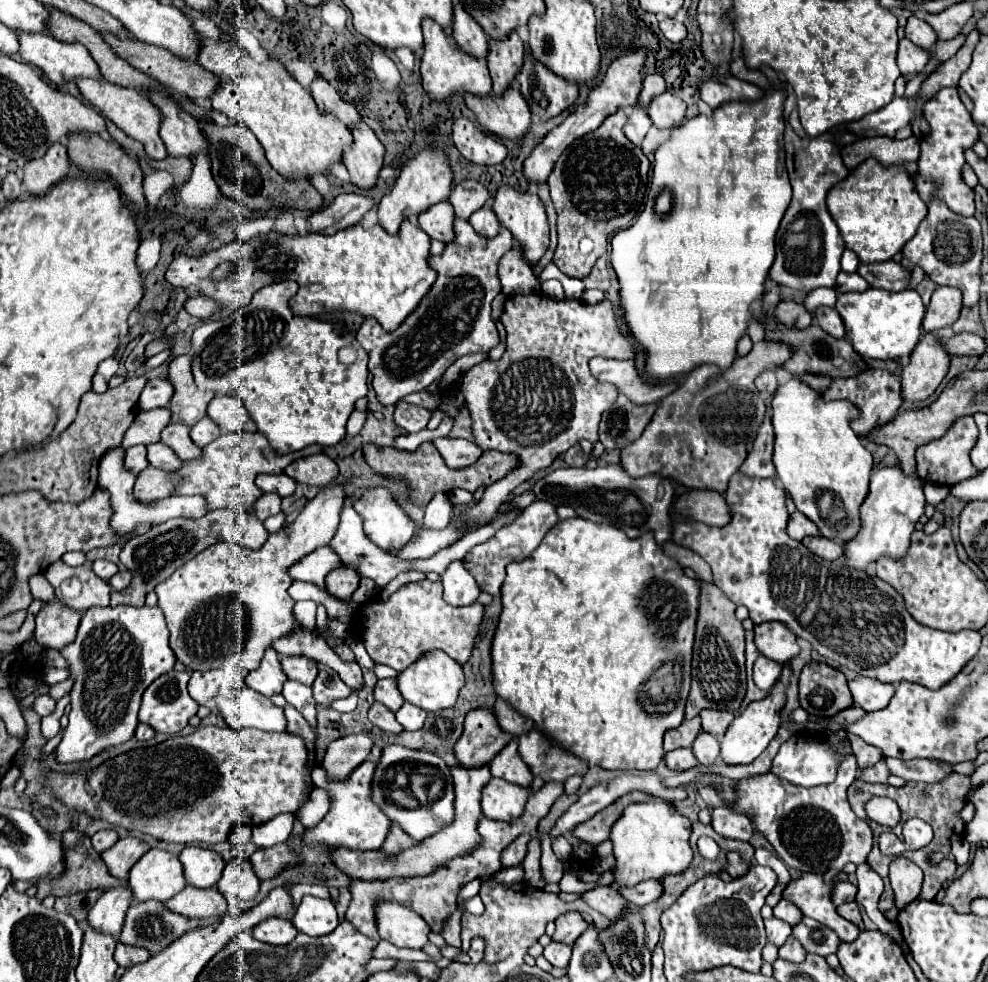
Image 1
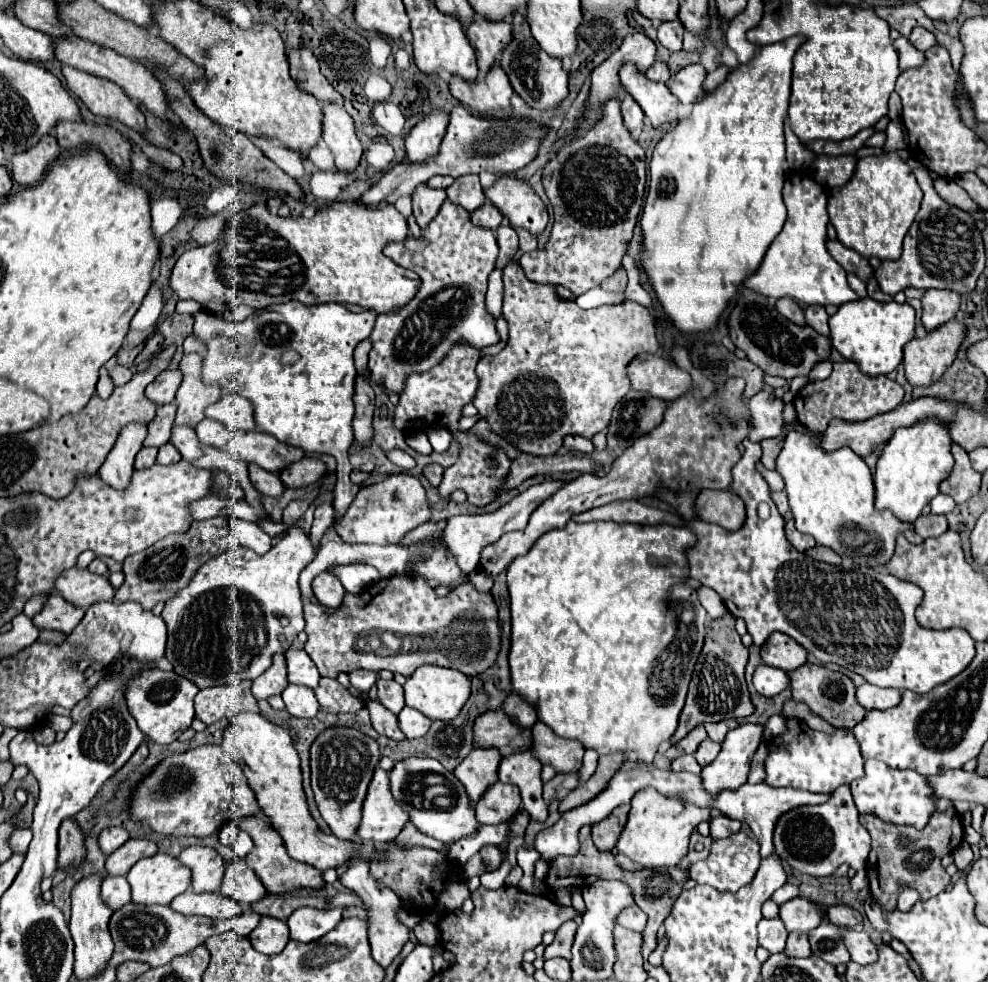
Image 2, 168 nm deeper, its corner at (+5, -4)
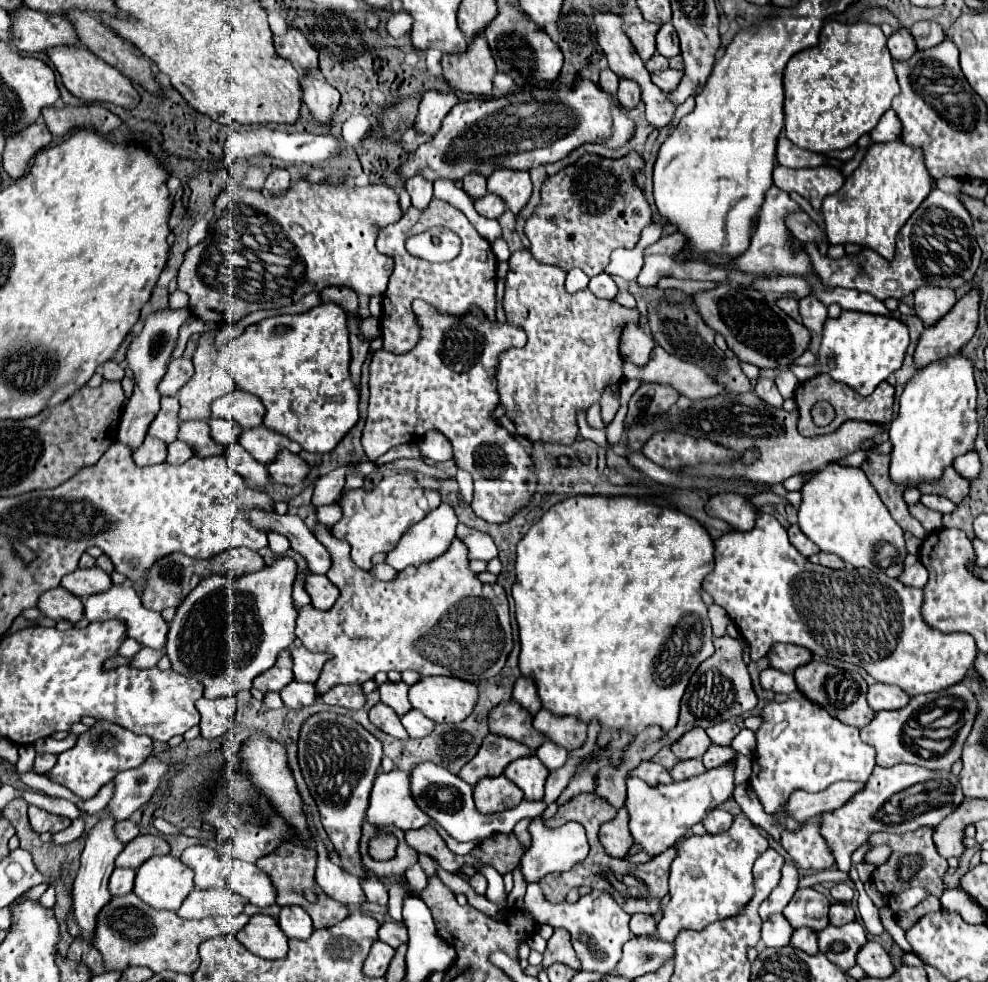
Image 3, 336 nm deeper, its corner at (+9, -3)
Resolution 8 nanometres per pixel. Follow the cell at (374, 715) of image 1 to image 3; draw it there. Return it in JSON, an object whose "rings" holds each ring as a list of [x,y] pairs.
{"rings":[[[379,702],[369,710],[369,720],[383,732],[395,736],[395,738],[409,738],[409,734],[405,732],[399,716],[393,712],[393,708],[389,708],[387,704]]]}

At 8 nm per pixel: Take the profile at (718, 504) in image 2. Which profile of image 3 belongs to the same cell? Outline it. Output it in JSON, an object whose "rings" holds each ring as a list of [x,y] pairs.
{"rings":[[[741,494],[711,496],[709,502],[705,504],[705,512],[709,516],[729,522],[739,532],[751,530],[755,526],[755,518],[757,518],[755,506],[749,502],[749,498],[745,498]]]}

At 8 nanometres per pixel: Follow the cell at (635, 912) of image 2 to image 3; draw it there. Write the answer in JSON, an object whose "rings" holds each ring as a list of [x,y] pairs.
{"rings":[[[633,914],[629,926],[633,934],[657,934],[657,920],[651,914]]]}

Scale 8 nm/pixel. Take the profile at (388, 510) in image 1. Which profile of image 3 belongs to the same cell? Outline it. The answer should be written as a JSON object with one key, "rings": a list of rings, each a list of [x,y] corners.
{"rings":[[[395,474],[385,476],[373,490],[347,490],[341,498],[341,520],[331,526],[335,538],[347,540],[351,544],[351,558],[353,562],[369,570],[371,558],[377,552],[389,552],[397,546],[403,532],[419,522],[427,512],[439,506],[441,496],[437,490],[423,490],[417,484],[415,474]]]}

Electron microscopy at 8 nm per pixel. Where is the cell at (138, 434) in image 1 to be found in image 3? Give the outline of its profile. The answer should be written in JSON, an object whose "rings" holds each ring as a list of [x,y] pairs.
{"rings":[[[163,396],[161,398],[161,410],[155,416],[155,420],[149,426],[149,434],[153,438],[163,440],[165,444],[171,444],[177,440],[179,430],[179,400],[175,396]]]}

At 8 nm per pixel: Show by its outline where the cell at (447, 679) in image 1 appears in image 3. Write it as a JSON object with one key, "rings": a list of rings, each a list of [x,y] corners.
{"rings":[[[427,676],[409,690],[409,702],[433,722],[463,722],[475,708],[479,690],[475,684],[453,676]]]}

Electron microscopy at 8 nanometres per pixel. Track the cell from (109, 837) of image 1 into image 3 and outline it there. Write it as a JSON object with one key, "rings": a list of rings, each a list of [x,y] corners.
{"rings":[[[123,820],[123,822],[119,822],[119,824],[115,826],[115,832],[117,832],[119,840],[121,840],[123,844],[127,844],[127,842],[131,842],[135,836],[139,836],[139,826],[137,826],[135,822],[131,822],[131,820]]]}

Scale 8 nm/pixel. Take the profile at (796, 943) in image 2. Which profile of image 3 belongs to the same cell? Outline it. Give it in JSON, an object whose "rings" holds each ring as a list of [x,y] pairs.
{"rings":[[[799,928],[793,932],[791,936],[791,944],[807,954],[817,954],[819,946],[817,946],[817,932],[811,928]]]}

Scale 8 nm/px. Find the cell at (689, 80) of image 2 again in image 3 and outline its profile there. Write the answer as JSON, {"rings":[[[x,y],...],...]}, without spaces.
{"rings":[[[667,68],[667,70],[653,72],[653,74],[651,74],[651,82],[655,82],[655,86],[657,86],[661,92],[669,94],[671,90],[677,88],[681,76],[683,76],[681,70],[671,70],[671,68]]]}

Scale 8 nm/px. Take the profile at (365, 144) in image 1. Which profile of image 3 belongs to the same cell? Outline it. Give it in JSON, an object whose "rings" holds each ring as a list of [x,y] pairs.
{"rings":[[[317,70],[301,74],[301,90],[303,102],[311,110],[311,114],[319,122],[329,124],[333,112],[339,106],[339,92],[331,84],[327,84],[327,80]]]}

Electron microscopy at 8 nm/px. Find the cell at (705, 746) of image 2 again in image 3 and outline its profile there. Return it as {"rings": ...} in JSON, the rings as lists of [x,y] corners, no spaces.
{"rings":[[[711,744],[709,746],[709,750],[705,752],[705,756],[703,756],[703,764],[705,764],[705,768],[719,768],[719,766],[725,766],[725,764],[729,764],[729,762],[733,762],[735,760],[735,750],[731,748],[731,746],[727,746],[727,748],[723,748],[723,746],[717,746],[717,744]]]}

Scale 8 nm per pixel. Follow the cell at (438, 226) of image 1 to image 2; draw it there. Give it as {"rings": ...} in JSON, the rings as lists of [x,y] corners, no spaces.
{"rings":[[[419,185],[413,193],[413,215],[421,229],[425,229],[431,219],[439,213],[439,207],[445,203],[447,195],[443,189],[429,189],[427,185]]]}

